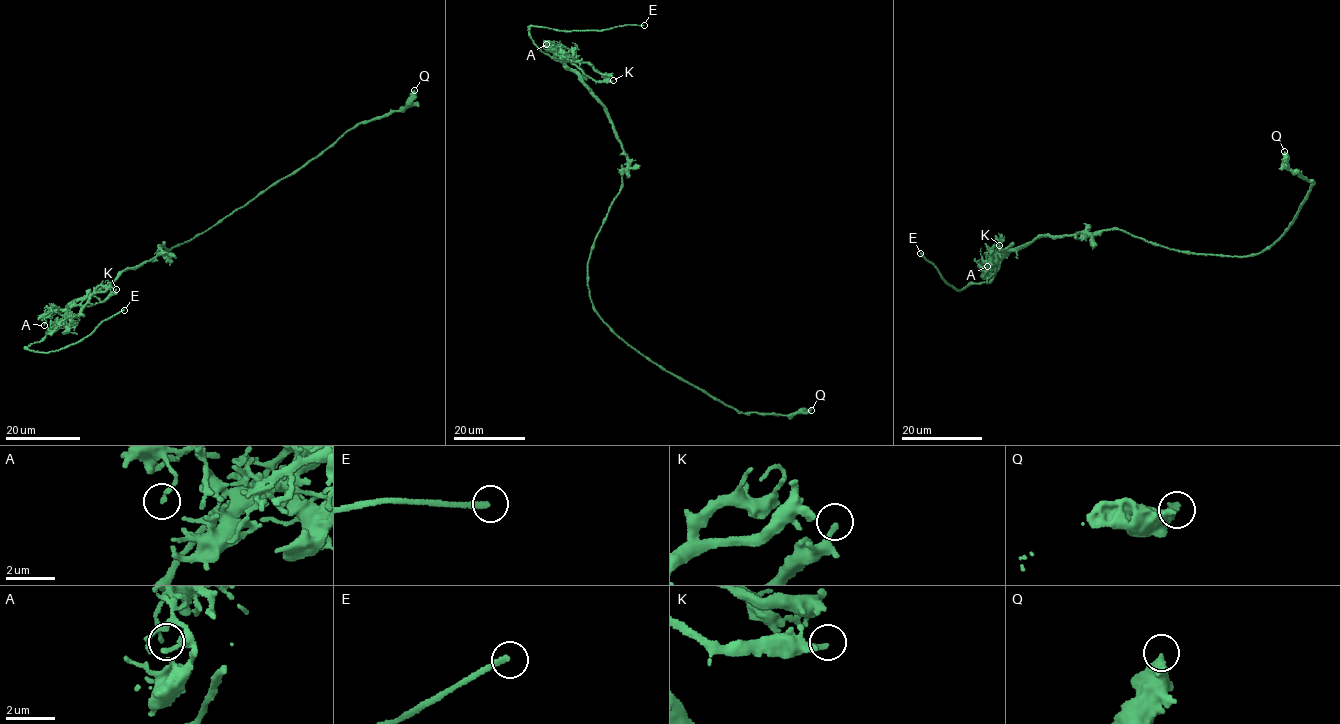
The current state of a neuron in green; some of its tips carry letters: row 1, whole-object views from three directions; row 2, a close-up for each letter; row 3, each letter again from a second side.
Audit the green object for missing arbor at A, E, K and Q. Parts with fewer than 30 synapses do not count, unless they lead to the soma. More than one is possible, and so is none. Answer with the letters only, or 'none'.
E

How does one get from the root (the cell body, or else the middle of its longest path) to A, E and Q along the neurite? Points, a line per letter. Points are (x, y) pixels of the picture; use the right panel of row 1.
A: (1146, 240), (1114, 229), (1046, 234), (1017, 251), (1009, 248), (1003, 256), (994, 253), (987, 259), (987, 266)
E: (1146, 240), (1107, 229), (1038, 236), (1010, 248), (989, 282), (971, 283), (958, 291), (945, 283), (920, 253)
Q: (1146, 240), (1178, 251), (1240, 257), (1269, 249), (1293, 220), (1312, 184), (1294, 173), (1284, 151)

